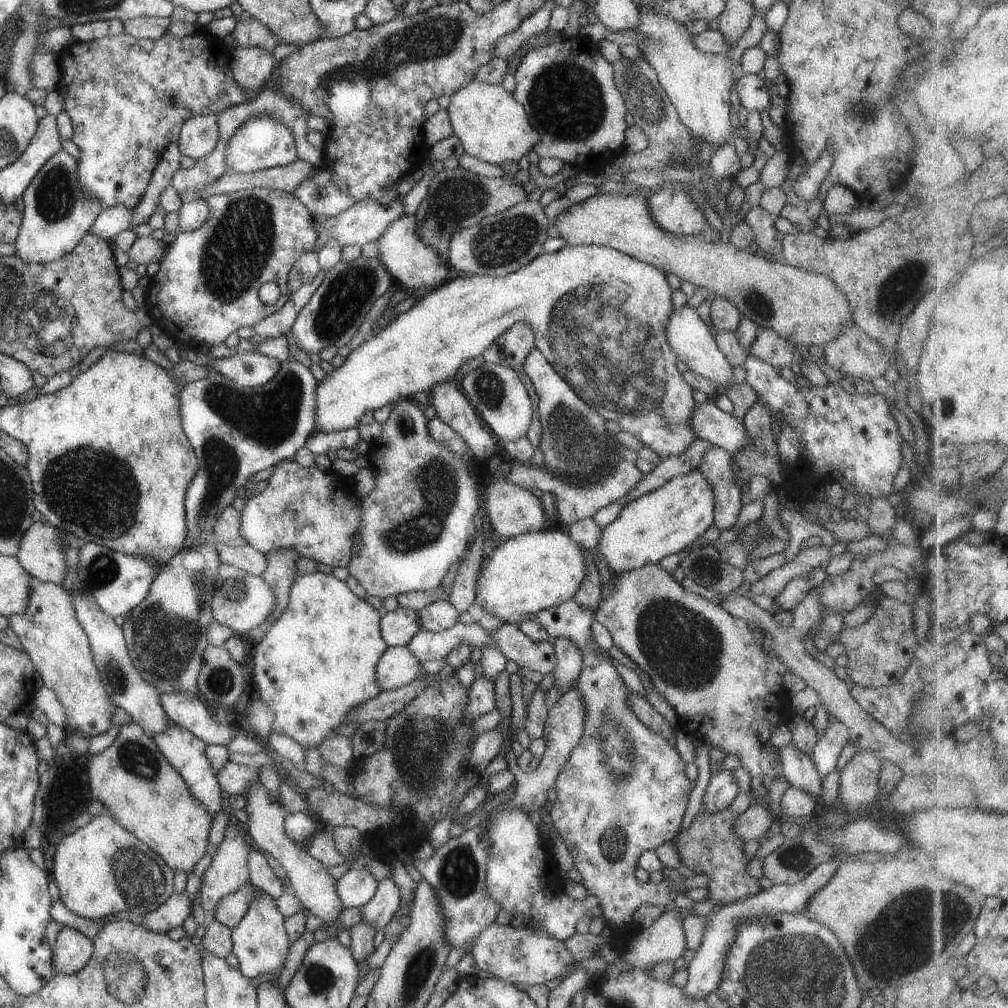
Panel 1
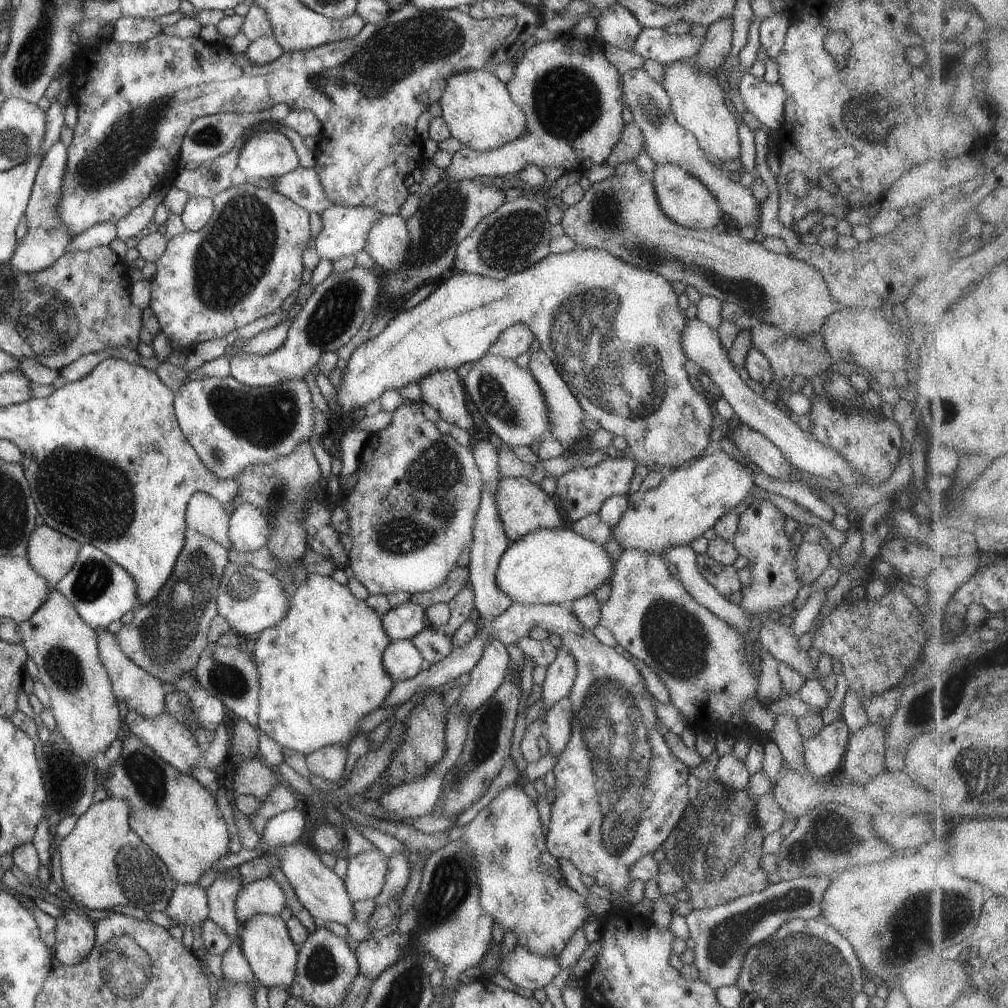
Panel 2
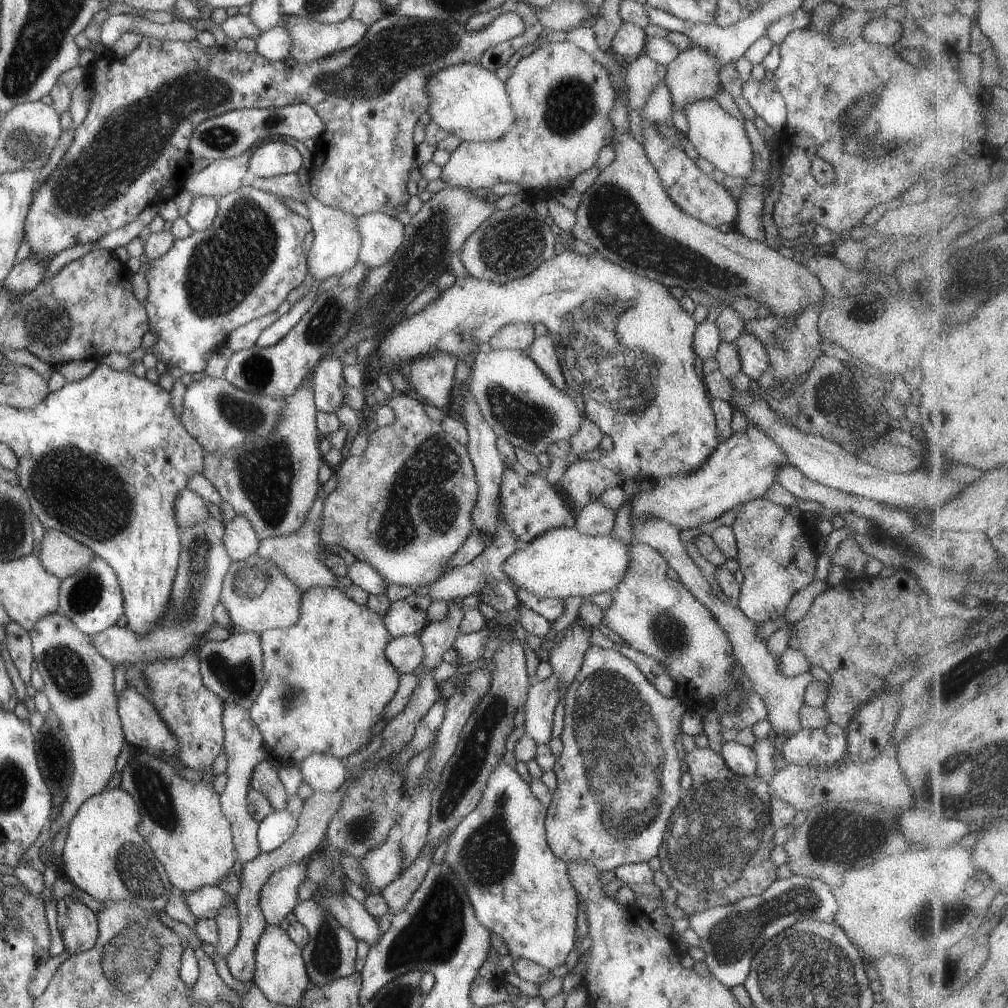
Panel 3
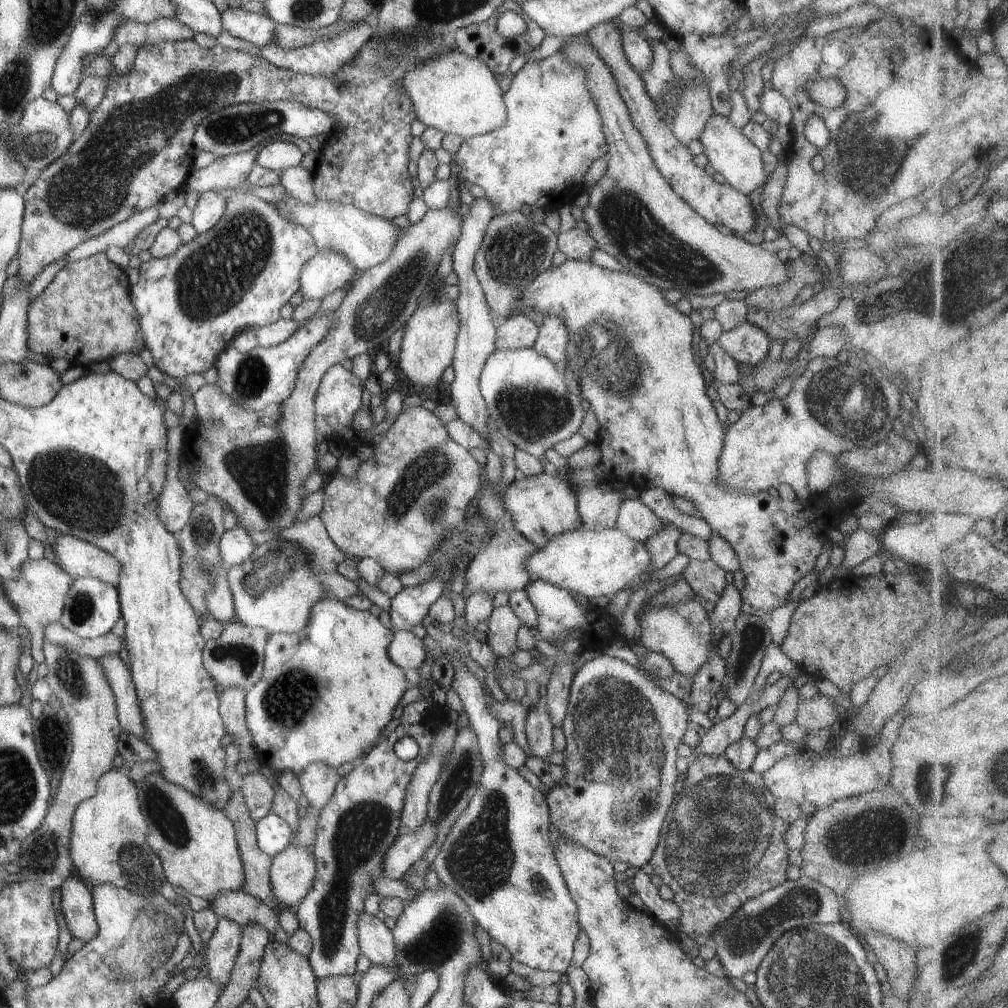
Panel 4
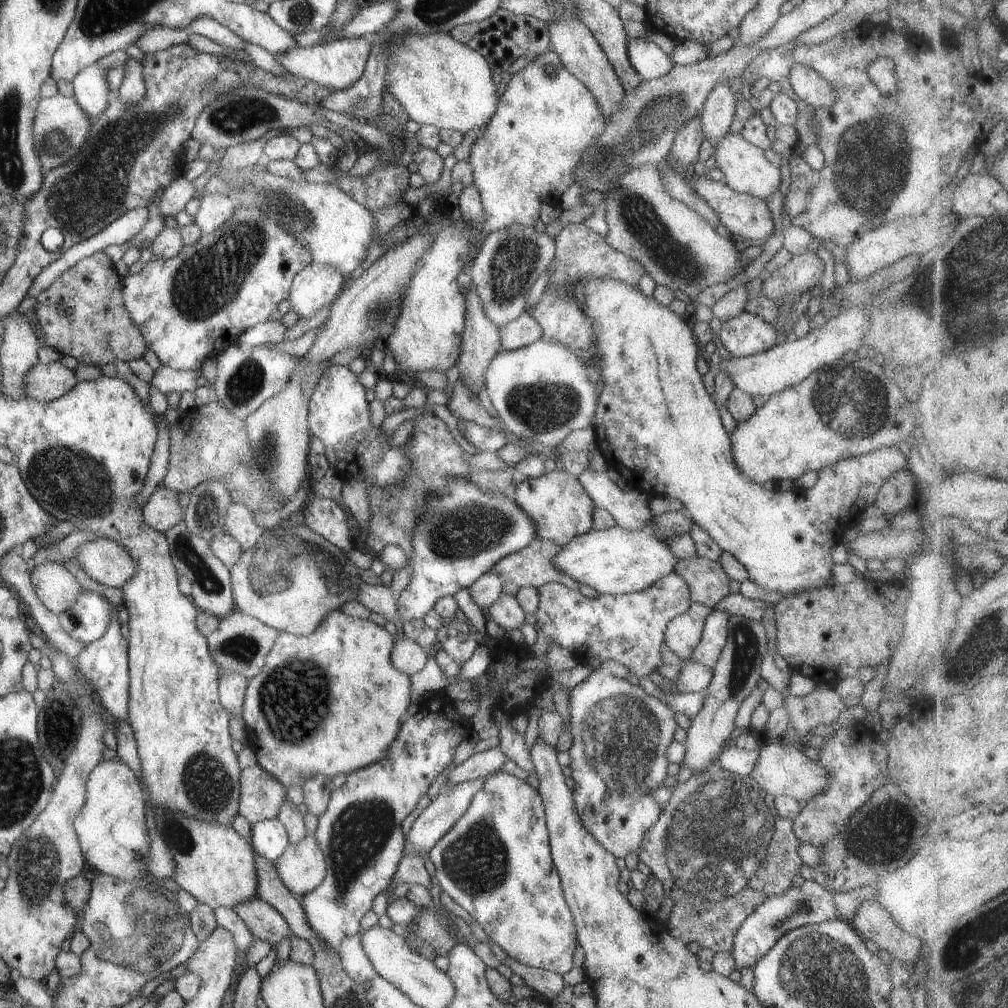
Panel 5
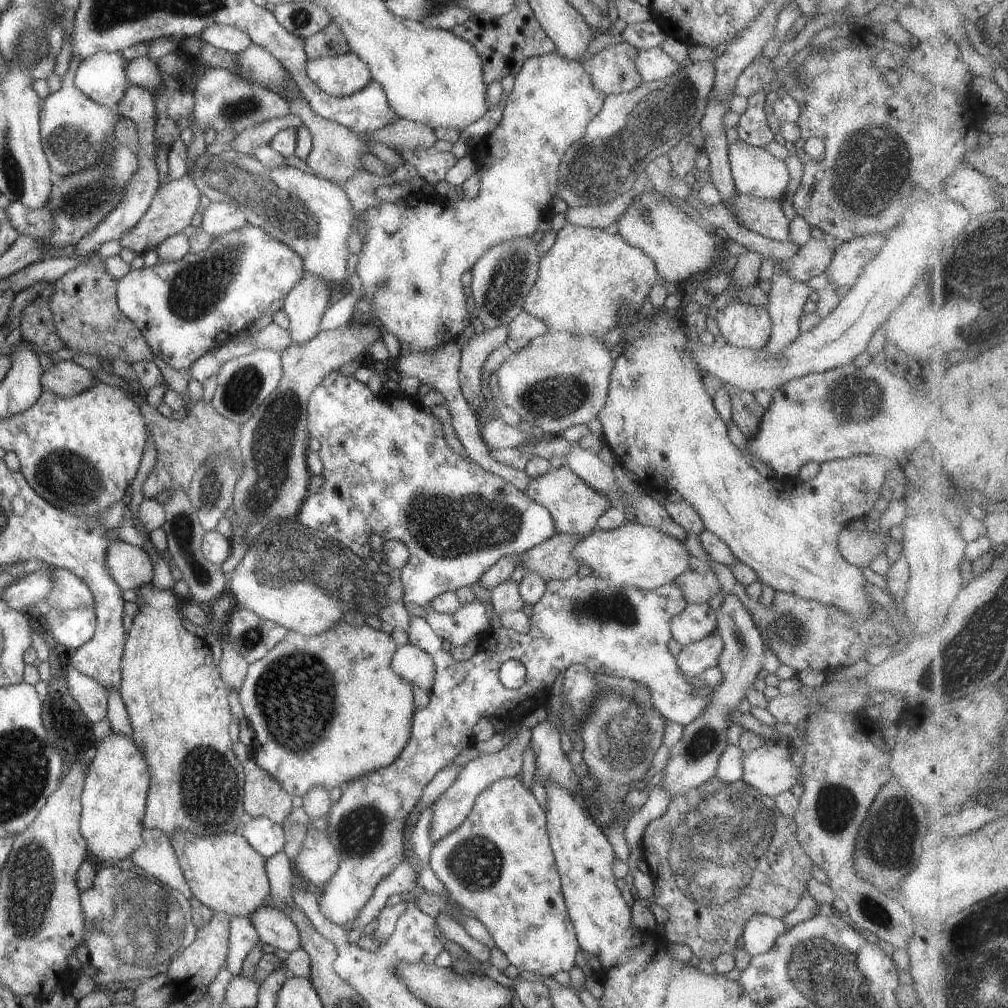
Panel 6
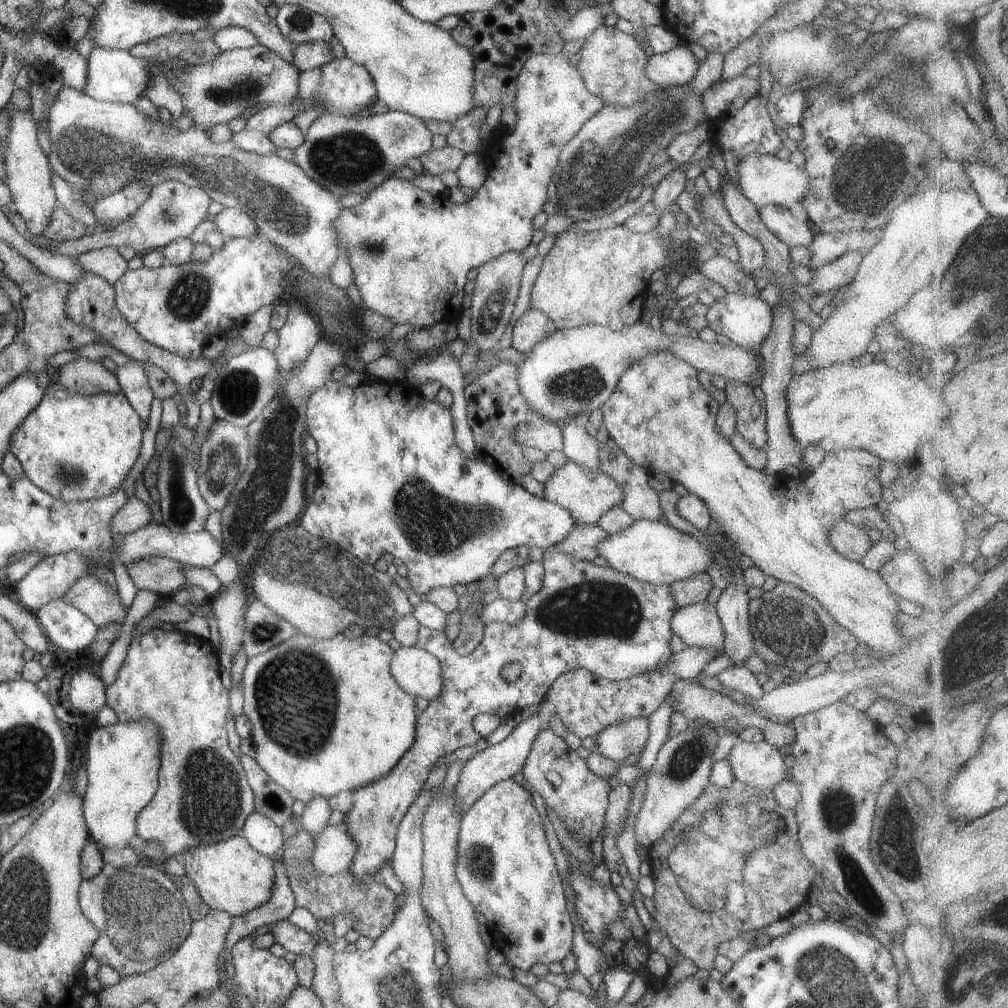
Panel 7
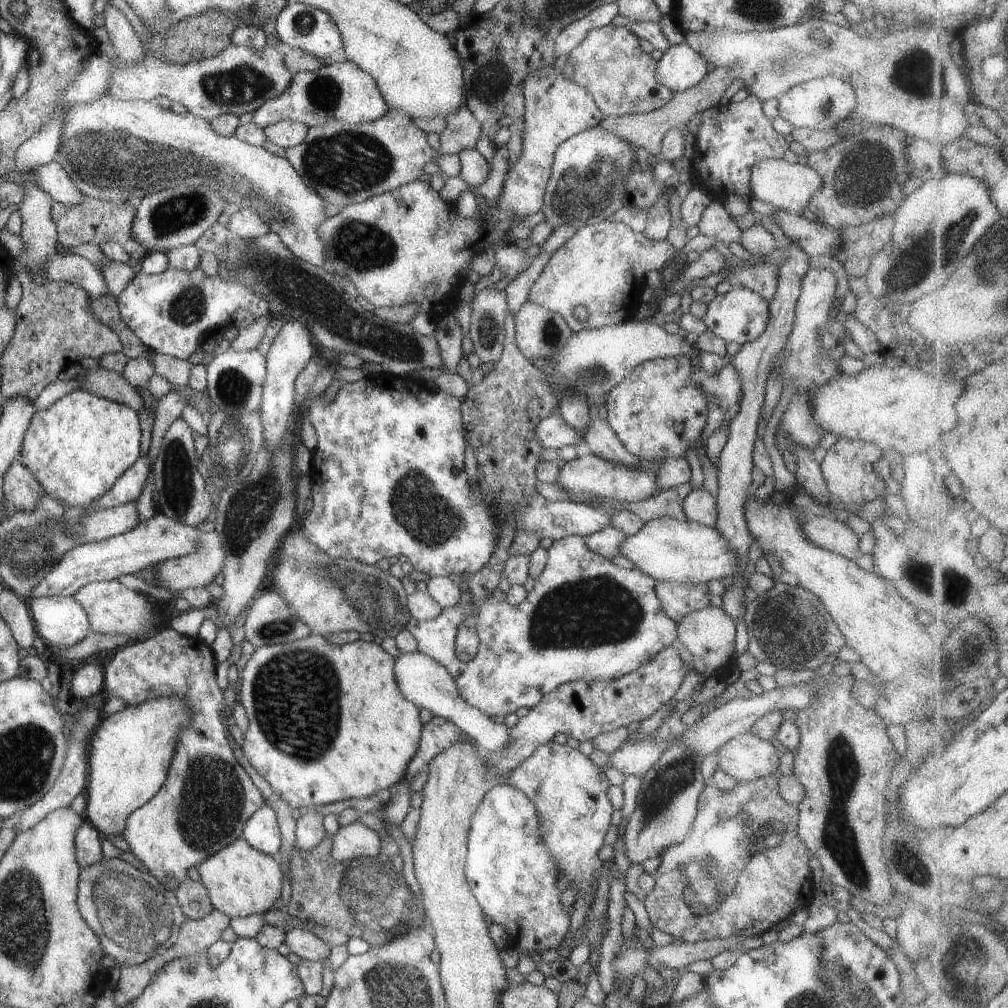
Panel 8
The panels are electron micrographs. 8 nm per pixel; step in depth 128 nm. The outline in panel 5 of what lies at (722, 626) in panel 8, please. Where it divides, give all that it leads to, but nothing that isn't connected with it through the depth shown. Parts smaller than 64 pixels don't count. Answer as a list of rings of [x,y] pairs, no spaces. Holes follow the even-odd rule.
[[[691,603],[689,608],[674,616],[664,628],[663,645],[682,662],[690,657],[691,651],[699,642],[704,620],[710,608],[699,603]]]

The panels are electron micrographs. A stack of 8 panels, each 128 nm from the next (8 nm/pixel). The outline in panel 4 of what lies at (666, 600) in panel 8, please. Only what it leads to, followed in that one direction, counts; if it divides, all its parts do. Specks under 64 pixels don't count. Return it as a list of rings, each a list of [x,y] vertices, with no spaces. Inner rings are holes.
[[[689,559],[681,576],[691,587],[693,593],[715,604],[720,599],[721,591],[726,583],[724,572],[710,559],[706,561]]]

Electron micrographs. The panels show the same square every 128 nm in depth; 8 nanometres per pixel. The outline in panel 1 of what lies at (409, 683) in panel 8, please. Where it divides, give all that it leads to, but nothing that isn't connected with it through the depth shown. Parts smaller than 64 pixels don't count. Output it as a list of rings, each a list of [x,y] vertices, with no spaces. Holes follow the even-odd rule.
[[[391,646],[386,648],[377,662],[375,680],[379,690],[392,690],[409,684],[422,673],[419,660],[407,646]]]

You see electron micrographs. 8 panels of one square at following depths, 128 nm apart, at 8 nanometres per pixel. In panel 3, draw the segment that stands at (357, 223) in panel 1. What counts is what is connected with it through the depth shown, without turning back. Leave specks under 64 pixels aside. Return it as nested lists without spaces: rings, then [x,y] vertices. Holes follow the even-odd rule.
[[[299,167],[297,176],[304,182],[304,200],[302,201],[309,211],[308,221],[312,224],[313,239],[311,248],[307,252],[306,267],[313,280],[321,282],[328,276],[343,274],[352,268],[358,260],[358,246],[360,236],[356,229],[355,217],[342,210],[332,209],[330,206],[321,204],[308,190],[309,175],[303,167]]]

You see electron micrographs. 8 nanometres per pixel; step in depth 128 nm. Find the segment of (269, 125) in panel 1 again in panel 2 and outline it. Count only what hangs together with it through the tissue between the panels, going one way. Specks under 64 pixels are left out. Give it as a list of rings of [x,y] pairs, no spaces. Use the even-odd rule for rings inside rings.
[[[273,130],[257,132],[243,144],[237,167],[249,181],[284,176],[298,167],[298,157],[291,142]]]

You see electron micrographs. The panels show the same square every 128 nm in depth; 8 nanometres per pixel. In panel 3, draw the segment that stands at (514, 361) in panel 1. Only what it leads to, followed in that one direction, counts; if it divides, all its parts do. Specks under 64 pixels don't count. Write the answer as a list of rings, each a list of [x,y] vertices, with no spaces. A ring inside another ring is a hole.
[[[514,323],[502,326],[488,340],[486,348],[493,350],[515,349],[525,352],[533,342],[533,325],[530,323]]]

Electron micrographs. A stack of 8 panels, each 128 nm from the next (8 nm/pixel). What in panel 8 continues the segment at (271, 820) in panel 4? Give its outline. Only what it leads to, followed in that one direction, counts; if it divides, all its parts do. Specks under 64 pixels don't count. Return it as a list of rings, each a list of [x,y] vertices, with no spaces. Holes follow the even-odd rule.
[[[262,805],[253,811],[243,825],[242,837],[251,848],[276,858],[280,849],[280,830],[274,810]]]

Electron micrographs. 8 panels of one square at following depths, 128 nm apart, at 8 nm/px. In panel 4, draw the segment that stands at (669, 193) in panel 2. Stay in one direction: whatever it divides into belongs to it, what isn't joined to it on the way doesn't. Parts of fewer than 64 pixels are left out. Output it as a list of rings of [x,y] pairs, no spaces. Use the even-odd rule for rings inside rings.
[[[605,21],[585,32],[585,36],[596,50],[598,57],[609,67],[612,77],[615,79],[618,93],[628,108],[633,126],[638,133],[641,133],[646,142],[648,153],[661,176],[675,191],[675,194],[707,222],[723,224],[738,236],[751,230],[755,226],[756,212],[750,198],[727,184],[713,181],[712,176],[707,175],[702,168],[693,163],[692,154],[686,145],[681,144],[673,136],[669,123],[663,120],[656,111],[652,98],[646,93],[640,73],[627,62],[620,43],[621,30],[618,31],[611,21]]]

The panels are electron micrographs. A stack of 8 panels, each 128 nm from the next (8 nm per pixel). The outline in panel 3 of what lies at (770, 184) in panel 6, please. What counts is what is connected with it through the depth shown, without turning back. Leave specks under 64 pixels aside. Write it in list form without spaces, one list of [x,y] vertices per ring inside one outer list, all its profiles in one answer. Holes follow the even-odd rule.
[[[713,97],[697,99],[687,103],[682,110],[688,130],[685,137],[691,142],[700,157],[713,164],[715,175],[741,176],[744,180],[753,172],[753,152],[747,139],[743,123],[725,112]]]

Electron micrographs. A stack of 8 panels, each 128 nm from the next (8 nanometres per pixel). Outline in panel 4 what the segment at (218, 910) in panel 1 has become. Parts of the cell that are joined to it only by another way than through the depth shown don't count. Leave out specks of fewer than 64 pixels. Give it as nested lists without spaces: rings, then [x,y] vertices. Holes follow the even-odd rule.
[[[289,844],[272,857],[269,880],[279,905],[294,909],[311,888],[316,871],[312,850]]]

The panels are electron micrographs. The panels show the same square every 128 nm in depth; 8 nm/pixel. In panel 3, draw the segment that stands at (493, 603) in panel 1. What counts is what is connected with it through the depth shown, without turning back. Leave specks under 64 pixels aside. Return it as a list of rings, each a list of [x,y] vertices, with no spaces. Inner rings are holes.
[[[555,527],[512,552],[501,563],[501,570],[513,587],[538,597],[562,601],[568,596],[587,598],[592,594],[613,592],[629,564],[629,546],[609,535],[584,535],[574,527]]]

